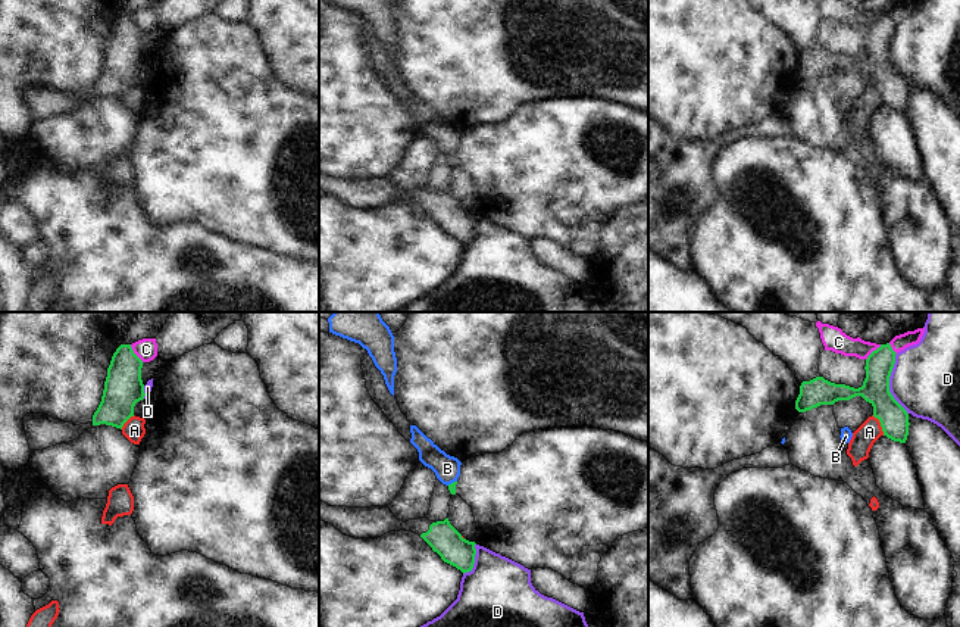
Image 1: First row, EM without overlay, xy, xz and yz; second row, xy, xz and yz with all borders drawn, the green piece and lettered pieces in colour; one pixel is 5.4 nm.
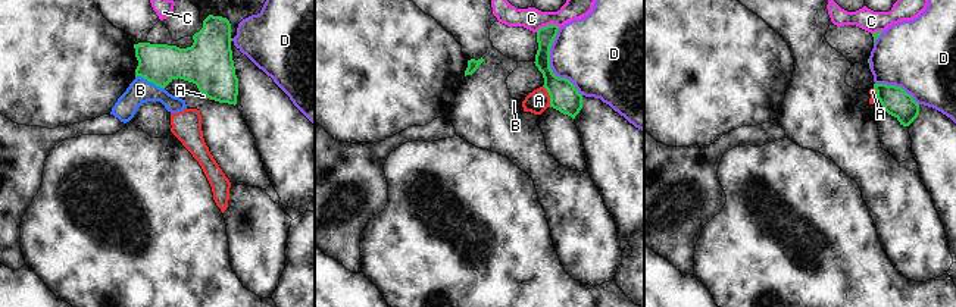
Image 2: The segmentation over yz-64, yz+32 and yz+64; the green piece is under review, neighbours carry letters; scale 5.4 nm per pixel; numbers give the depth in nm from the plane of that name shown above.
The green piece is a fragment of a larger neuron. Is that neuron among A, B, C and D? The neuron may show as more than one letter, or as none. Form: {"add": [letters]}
{"add": []}

